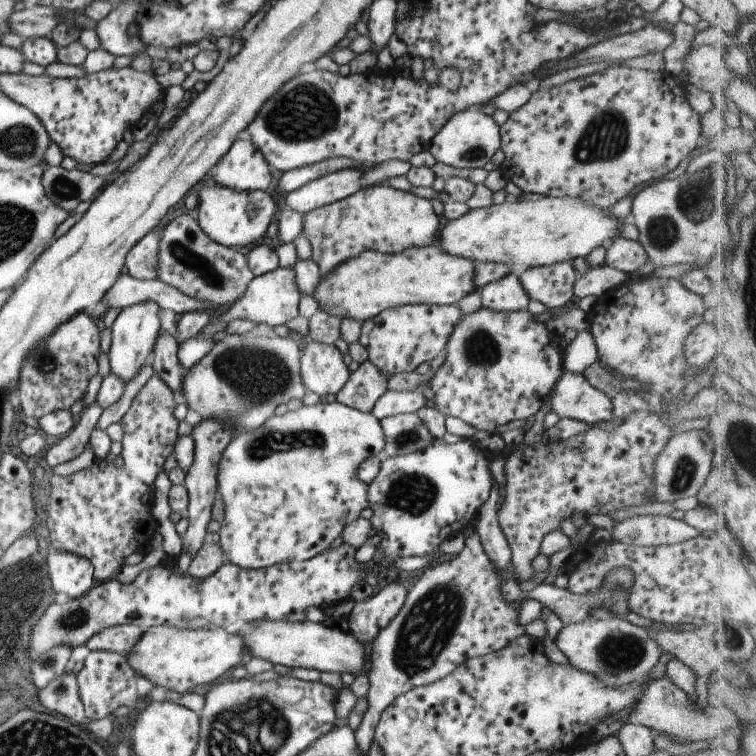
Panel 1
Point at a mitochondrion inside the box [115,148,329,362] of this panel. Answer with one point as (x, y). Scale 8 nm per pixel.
(198, 267)

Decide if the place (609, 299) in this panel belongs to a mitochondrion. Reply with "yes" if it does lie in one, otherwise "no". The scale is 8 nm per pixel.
no

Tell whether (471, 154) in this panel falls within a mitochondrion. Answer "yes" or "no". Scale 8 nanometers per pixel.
yes

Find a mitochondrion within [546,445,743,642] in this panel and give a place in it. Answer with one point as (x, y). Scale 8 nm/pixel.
(685, 471)

